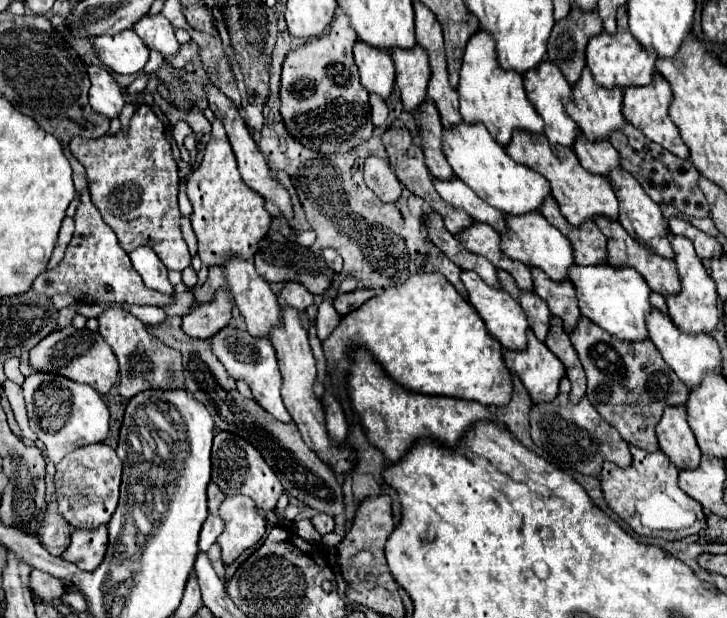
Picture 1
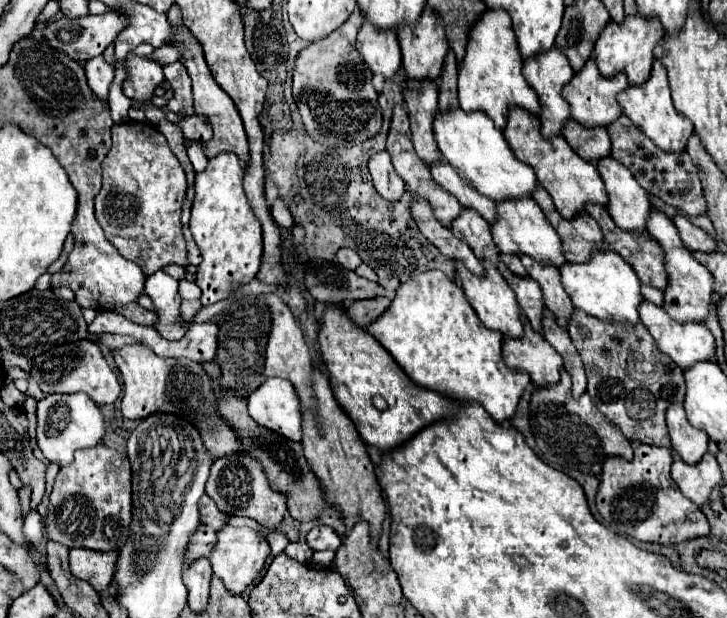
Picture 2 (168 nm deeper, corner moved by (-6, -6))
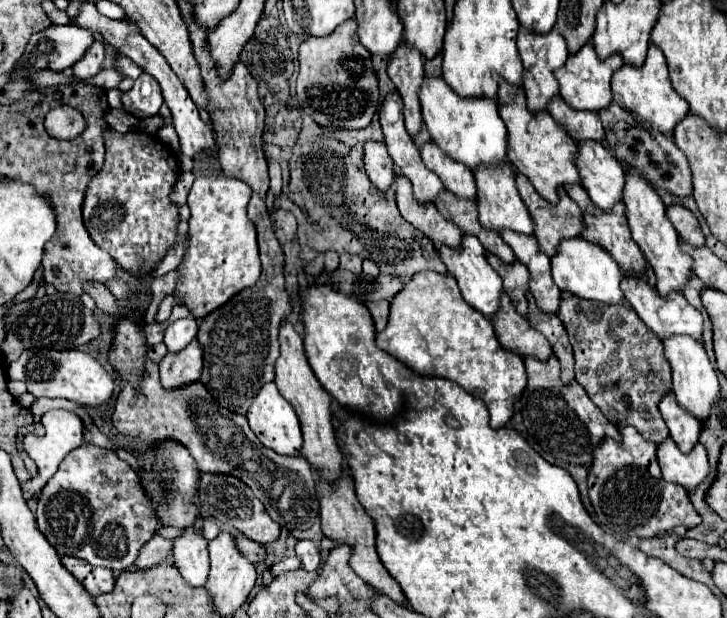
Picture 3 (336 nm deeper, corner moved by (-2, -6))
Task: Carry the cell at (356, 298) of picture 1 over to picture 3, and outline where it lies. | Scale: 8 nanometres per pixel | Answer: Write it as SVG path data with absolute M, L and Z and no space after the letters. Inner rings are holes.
M379 300L379 302L367 302L367 308L375 320L375 328L377 332L385 330L387 326L387 318L389 318L389 302L387 300Z

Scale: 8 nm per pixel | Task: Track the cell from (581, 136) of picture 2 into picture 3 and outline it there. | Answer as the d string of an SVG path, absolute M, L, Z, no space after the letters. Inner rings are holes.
M555 96L549 106L547 106L549 114L567 128L569 136L575 142L581 140L603 140L605 132L599 120L597 112L589 112L589 110L573 110L571 106L565 106L565 100L561 96Z

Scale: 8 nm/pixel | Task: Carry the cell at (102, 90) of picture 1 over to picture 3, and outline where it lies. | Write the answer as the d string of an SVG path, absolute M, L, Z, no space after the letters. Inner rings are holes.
M93 42L93 46L89 46L89 50L85 52L85 58L81 58L81 62L75 62L71 66L71 70L73 70L73 74L77 78L91 78L101 70L103 58L105 58L103 44L101 42Z

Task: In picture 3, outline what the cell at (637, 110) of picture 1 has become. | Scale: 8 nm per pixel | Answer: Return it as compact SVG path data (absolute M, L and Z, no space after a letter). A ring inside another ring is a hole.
M649 44L649 52L647 52L643 66L623 64L613 74L611 88L613 88L613 100L619 106L623 106L625 110L629 110L631 114L635 114L649 130L655 130L655 132L671 134L673 128L677 126L677 122L681 118L685 118L685 114L689 114L689 104L681 96L675 94L671 82L669 82L665 54L653 44Z

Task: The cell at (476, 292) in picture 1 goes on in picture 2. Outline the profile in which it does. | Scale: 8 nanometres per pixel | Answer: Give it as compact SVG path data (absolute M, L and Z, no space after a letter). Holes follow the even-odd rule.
M457 262L457 272L465 290L467 300L471 302L473 310L477 312L479 320L487 326L493 328L497 332L501 332L505 338L521 338L523 336L523 322L521 322L521 306L515 300L513 290L509 288L509 284L501 278L501 274L497 272L495 266L491 266L489 262L485 262L485 274L483 276L475 276L473 272L469 272L463 262Z

